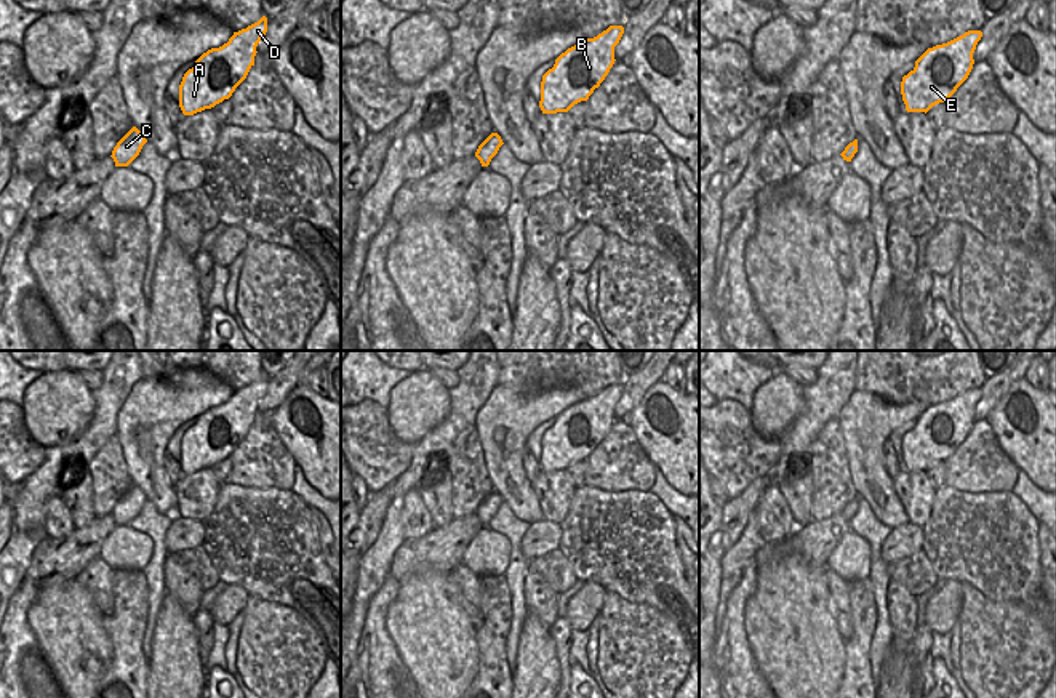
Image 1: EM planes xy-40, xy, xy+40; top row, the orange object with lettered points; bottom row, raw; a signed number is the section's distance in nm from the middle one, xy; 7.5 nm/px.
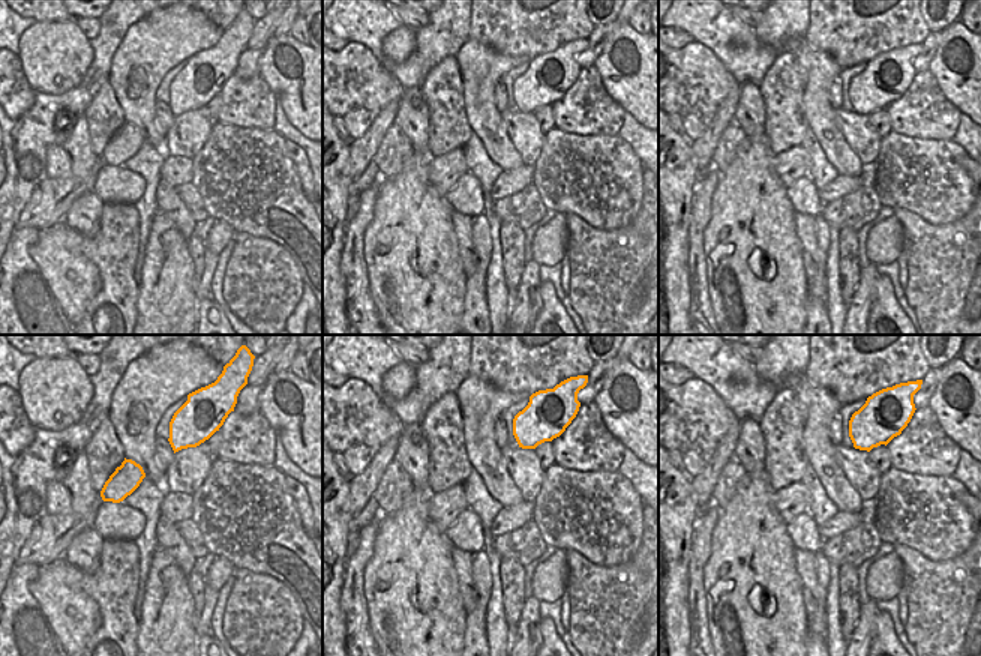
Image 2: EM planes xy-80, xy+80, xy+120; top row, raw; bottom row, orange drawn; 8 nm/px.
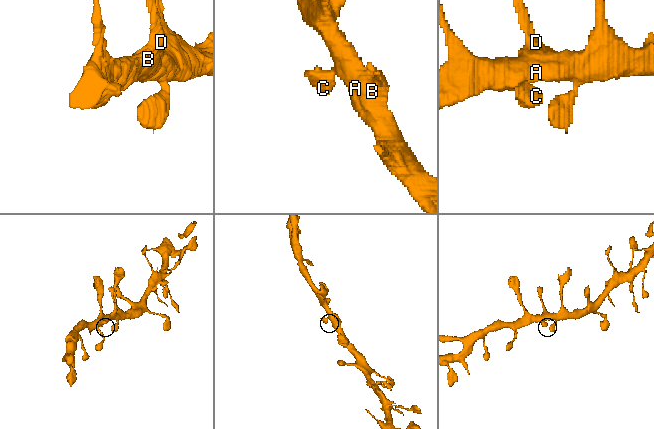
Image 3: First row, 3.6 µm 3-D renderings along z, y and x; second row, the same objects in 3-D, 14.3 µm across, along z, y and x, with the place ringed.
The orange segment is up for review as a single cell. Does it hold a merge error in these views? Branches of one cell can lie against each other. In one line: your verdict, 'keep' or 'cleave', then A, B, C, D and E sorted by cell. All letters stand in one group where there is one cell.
keep; A B C D E

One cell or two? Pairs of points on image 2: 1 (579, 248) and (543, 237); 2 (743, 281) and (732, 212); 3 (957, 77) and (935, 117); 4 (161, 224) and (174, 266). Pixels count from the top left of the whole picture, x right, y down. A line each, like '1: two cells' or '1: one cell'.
1: two cells
2: one cell
3: two cells
4: one cell

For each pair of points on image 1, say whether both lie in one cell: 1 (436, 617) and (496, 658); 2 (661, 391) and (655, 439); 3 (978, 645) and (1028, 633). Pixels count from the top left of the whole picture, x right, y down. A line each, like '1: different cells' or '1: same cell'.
1: different cells
2: same cell
3: same cell

